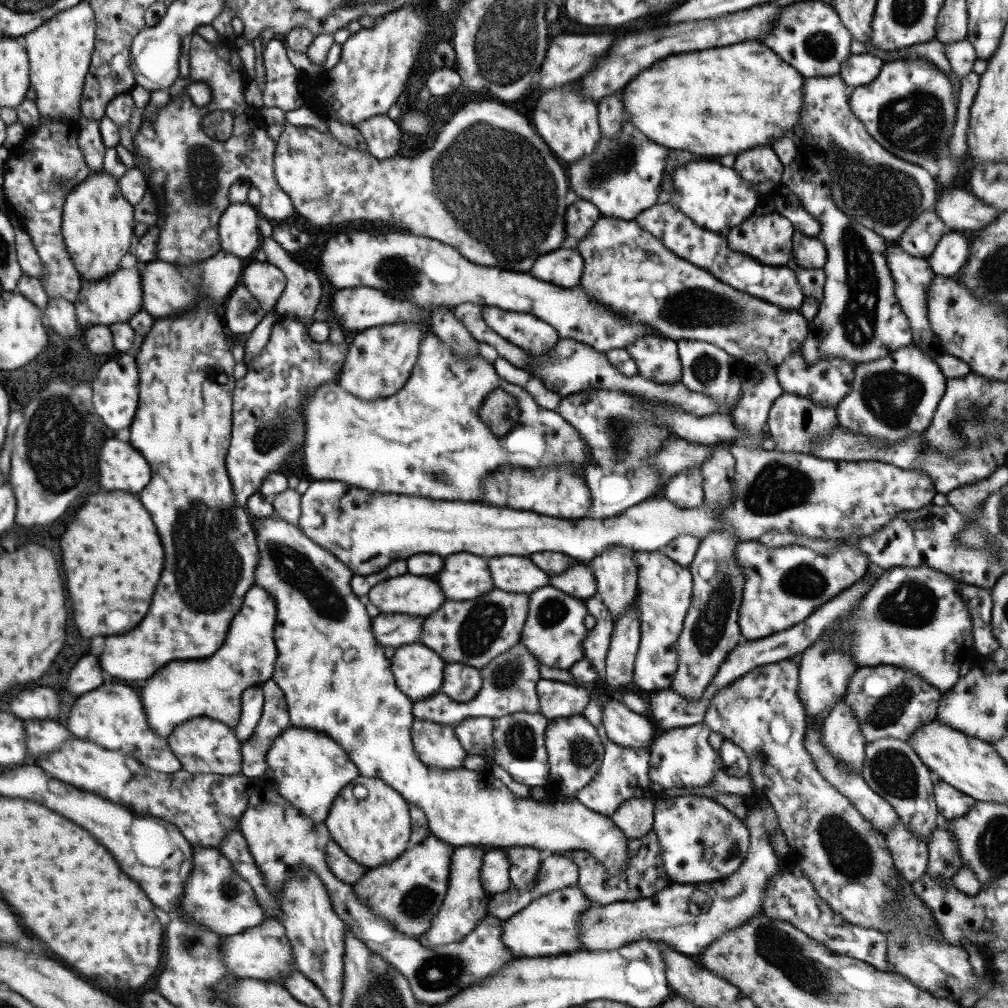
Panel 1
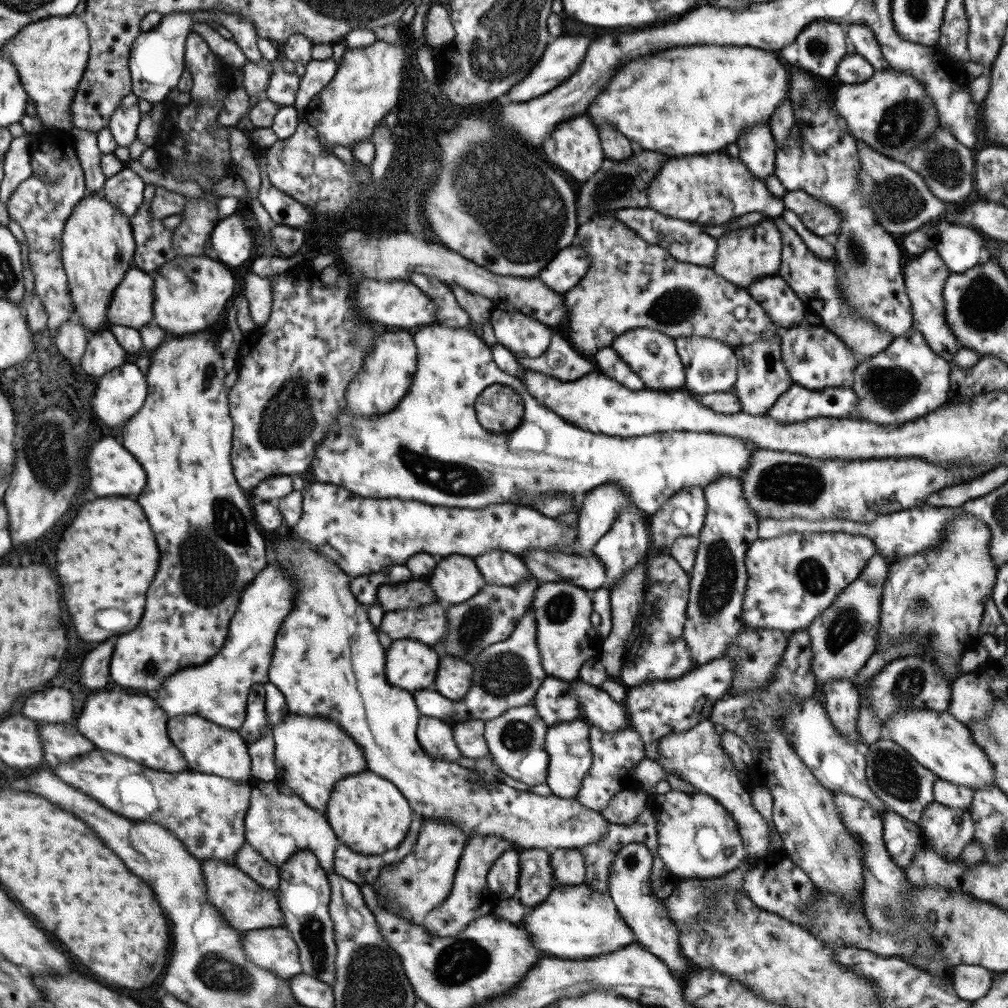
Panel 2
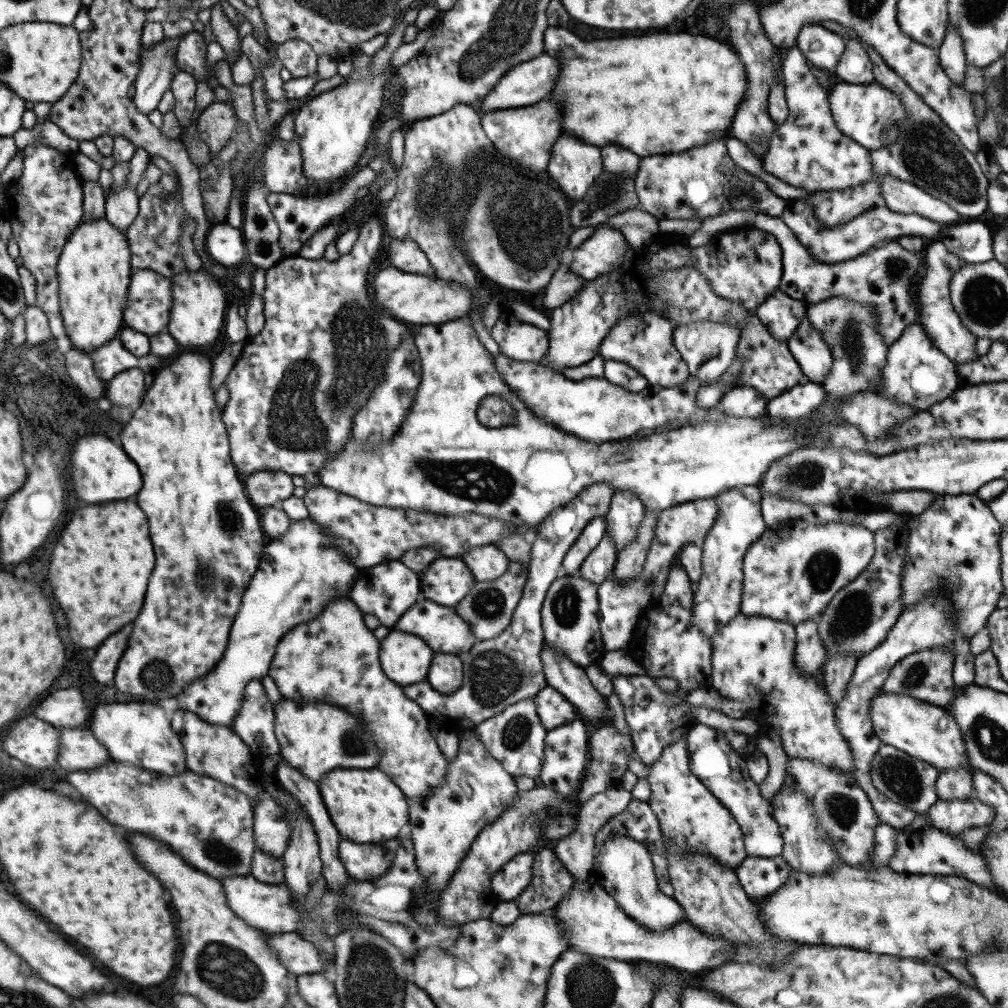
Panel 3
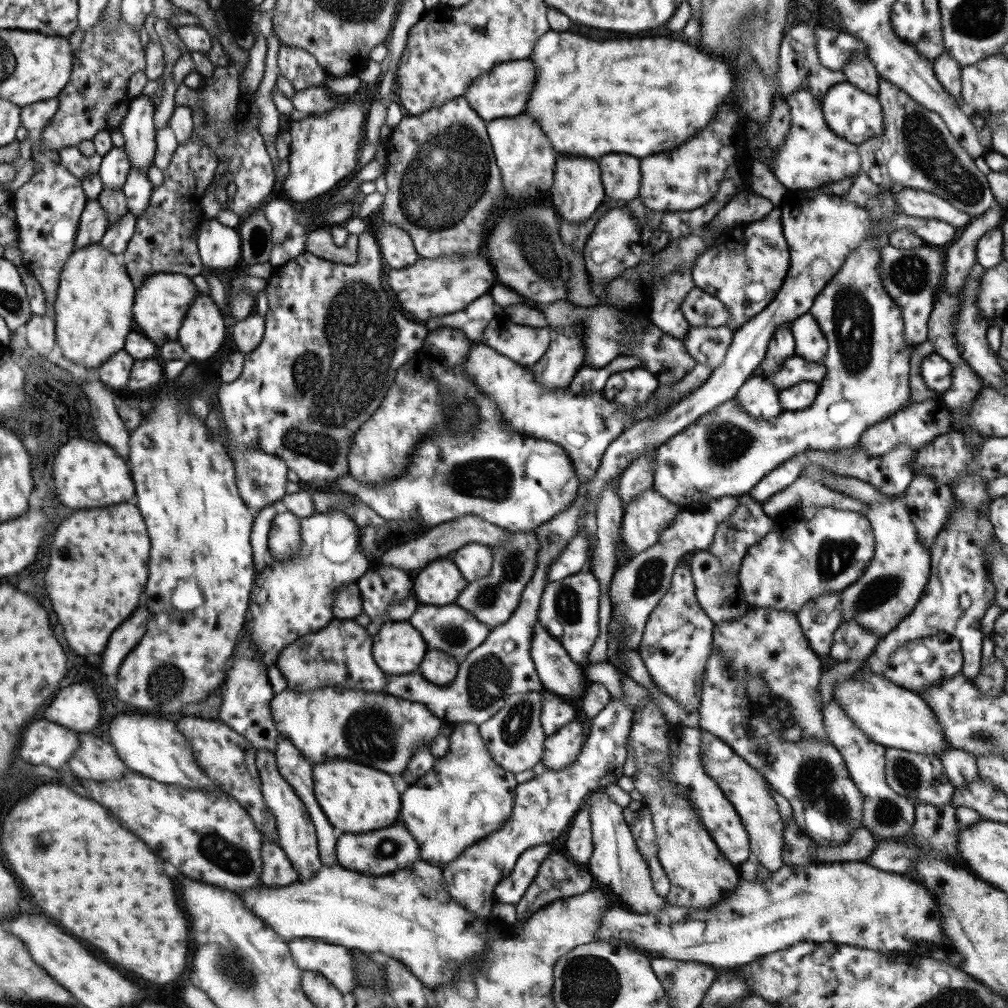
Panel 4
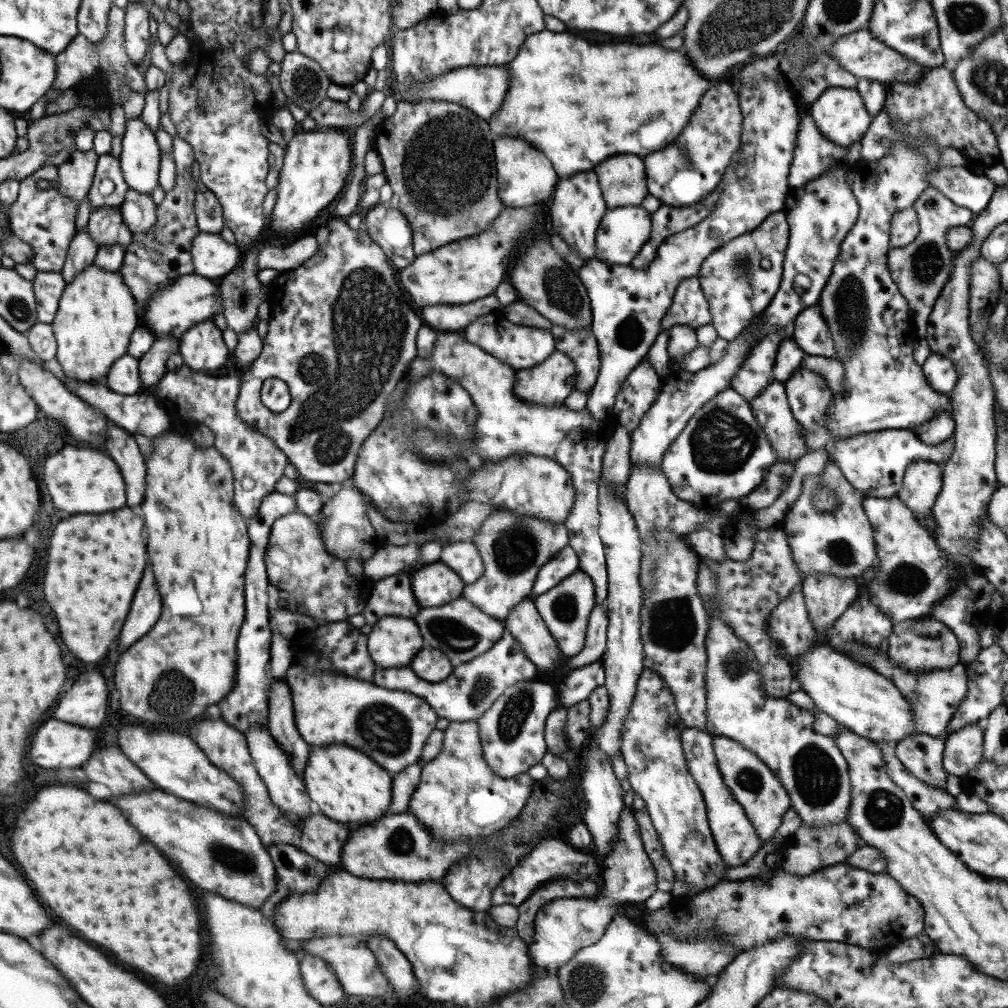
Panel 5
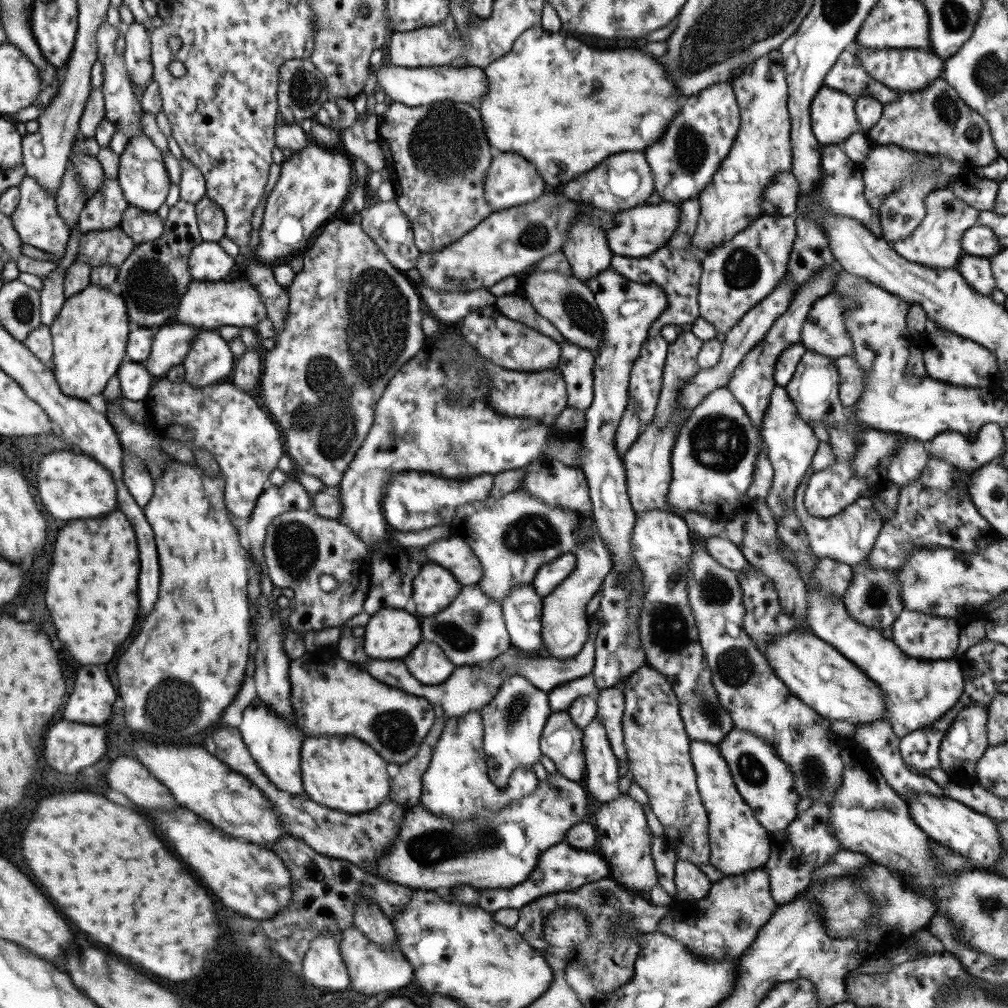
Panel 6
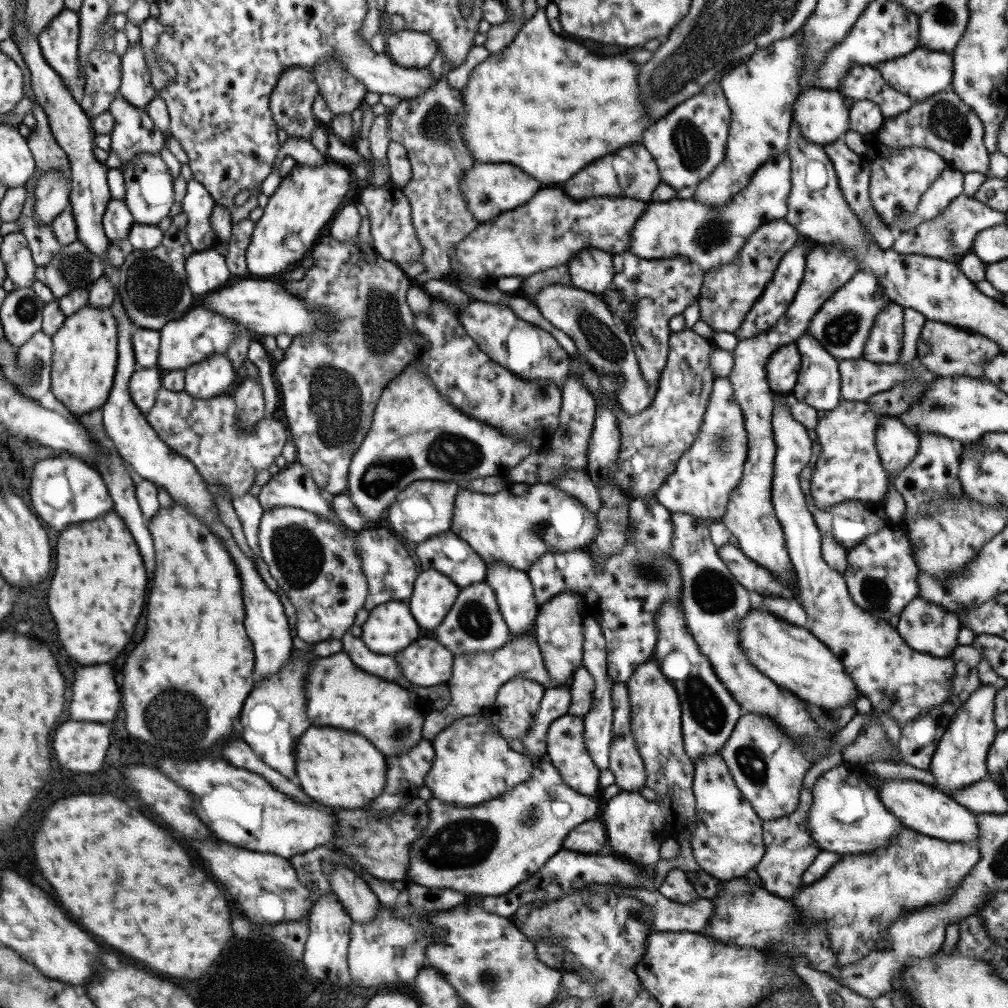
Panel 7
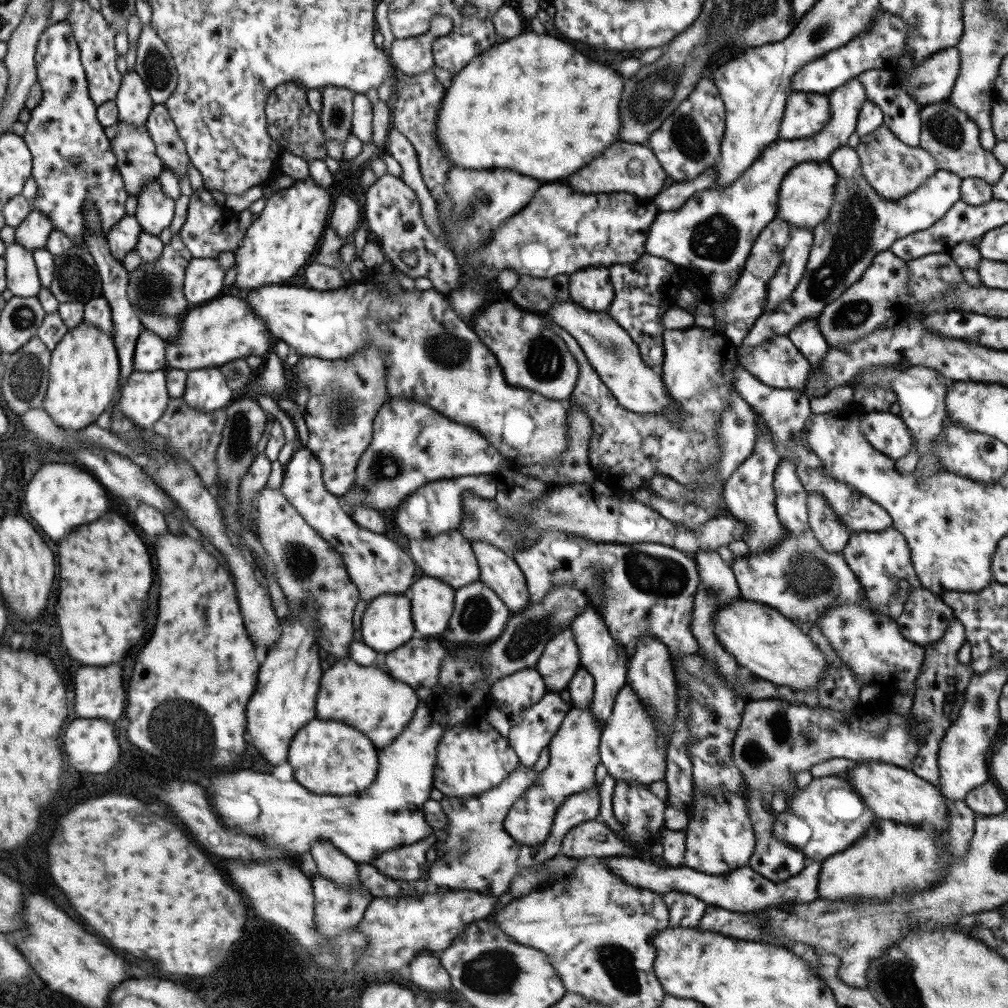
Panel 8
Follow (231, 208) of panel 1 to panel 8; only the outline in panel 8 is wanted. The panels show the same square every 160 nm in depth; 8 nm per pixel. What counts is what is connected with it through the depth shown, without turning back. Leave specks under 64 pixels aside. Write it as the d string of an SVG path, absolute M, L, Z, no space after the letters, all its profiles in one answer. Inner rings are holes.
M191 257L185 267L182 284L189 308L203 305L220 296L224 273L217 259Z

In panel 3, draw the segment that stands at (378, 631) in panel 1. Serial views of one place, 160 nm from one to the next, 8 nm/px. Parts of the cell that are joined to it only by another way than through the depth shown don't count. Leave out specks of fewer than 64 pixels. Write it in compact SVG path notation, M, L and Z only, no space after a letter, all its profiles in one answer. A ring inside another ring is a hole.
M421 600L421 602L415 602L409 610L405 610L403 616L399 616L399 620L393 624L393 630L419 636L433 652L449 652L449 654L465 652L470 649L469 646L475 644L475 640L469 626L455 614L454 608L445 608L445 606L433 604L430 600Z

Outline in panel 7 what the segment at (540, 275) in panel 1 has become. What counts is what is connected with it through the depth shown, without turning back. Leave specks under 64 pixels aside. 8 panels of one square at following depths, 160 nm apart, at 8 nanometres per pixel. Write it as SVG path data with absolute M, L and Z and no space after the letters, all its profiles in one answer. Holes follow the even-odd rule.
M784 152L756 168L747 186L725 206L715 208L692 198L649 201L633 222L627 251L640 259L687 257L698 264L702 272L730 263L746 237L758 226L784 218L790 183L790 160Z

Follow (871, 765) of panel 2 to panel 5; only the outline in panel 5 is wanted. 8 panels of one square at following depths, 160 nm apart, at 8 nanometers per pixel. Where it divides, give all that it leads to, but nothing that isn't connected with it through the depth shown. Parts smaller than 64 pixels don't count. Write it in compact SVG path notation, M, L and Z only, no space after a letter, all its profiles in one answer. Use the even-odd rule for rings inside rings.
M912 734L894 746L894 755L909 774L931 788L945 790L942 750L945 738Z

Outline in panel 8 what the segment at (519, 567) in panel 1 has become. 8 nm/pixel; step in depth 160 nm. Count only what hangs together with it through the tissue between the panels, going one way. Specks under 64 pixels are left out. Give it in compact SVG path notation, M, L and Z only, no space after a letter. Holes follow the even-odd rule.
M457 529L445 531L429 540L409 540L407 548L415 564L419 564L421 572L433 578L439 578L451 588L458 589L472 582L479 581L479 570L475 555L470 547L470 541L461 536Z

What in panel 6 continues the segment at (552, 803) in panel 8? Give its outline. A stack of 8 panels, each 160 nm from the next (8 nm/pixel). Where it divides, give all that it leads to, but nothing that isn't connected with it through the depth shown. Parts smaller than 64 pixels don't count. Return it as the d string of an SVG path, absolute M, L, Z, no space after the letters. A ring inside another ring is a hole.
M552 712L547 718L542 728L542 735L539 739L539 748L541 754L550 758L555 765L555 768L561 776L572 780L573 782L582 784L583 778L585 778L585 763L584 754L582 753L581 744L582 730L579 730L570 717L563 712Z

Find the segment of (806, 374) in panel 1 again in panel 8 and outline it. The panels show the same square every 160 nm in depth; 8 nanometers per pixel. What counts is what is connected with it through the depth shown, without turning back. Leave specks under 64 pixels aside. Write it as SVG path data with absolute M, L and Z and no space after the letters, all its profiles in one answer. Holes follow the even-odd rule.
M889 249L877 252L860 279L826 304L816 317L819 332L828 346L853 342L865 336L865 332L875 330L882 322L888 322L895 312L901 312L913 300L906 293L907 279L906 261L897 258Z

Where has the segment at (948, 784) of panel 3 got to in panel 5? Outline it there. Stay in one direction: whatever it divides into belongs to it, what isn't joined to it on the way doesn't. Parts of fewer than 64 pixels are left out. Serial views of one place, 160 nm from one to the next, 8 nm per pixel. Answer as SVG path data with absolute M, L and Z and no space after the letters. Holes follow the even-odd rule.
M981 722L969 723L945 738L942 767L947 774L963 777L982 760Z

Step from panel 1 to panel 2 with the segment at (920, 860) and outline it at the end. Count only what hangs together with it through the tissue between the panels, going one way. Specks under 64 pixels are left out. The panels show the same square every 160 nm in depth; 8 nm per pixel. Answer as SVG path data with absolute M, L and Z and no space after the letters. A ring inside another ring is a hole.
M885 810L881 817L885 850L898 867L905 869L923 843L919 826L889 810Z

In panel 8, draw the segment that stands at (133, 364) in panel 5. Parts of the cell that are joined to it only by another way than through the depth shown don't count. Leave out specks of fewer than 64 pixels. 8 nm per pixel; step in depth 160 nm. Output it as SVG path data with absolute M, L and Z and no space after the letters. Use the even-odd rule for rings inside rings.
M166 369L151 372L134 370L128 376L128 381L119 388L119 393L115 394L112 408L102 412L99 416L99 426L107 429L110 414L117 409L142 431L151 428L152 424L163 414L169 400L165 373Z

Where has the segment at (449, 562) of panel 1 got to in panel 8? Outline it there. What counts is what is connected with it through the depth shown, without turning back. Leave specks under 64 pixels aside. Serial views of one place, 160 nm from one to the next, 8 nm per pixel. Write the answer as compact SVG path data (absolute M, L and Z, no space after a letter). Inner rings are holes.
M419 578L410 585L411 620L417 632L423 636L437 636L447 629L447 618L451 616L454 588L441 580Z

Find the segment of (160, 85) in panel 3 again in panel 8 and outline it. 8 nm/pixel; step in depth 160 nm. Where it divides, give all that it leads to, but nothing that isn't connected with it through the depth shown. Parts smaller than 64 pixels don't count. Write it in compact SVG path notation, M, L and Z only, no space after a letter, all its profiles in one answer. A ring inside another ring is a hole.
M157 178L141 185L136 200L134 217L141 231L158 236L173 218L174 200L163 194Z

